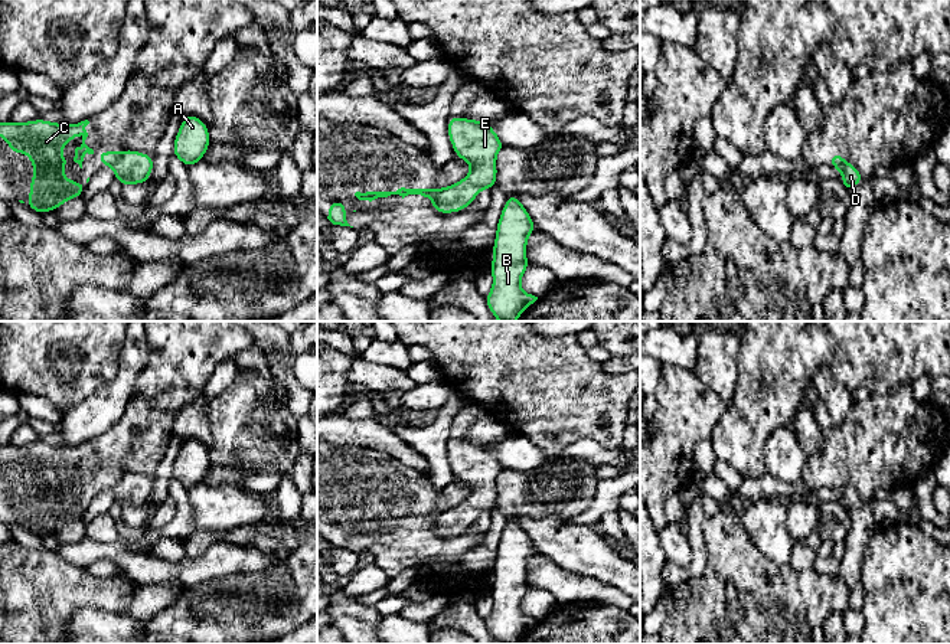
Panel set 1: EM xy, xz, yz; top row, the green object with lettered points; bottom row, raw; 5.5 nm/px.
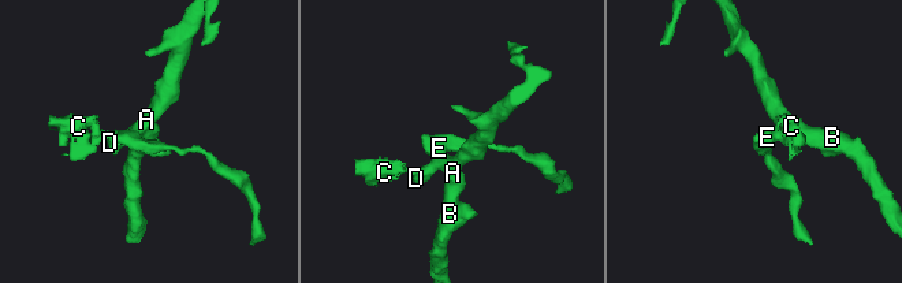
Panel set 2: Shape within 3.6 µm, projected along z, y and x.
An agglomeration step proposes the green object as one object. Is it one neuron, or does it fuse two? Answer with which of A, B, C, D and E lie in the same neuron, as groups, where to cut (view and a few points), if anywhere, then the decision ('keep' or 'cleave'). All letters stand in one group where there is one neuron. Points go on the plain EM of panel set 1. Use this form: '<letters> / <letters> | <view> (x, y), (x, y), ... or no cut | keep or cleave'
A B D E / C | xy (121, 476), (108, 487) | cleave

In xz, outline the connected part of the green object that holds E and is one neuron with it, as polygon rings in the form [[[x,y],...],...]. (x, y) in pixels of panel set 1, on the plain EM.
[[[450,439],[447,450],[456,478],[467,484],[471,493],[460,504],[432,519],[431,526],[437,536],[461,535],[483,511],[496,510],[496,480],[506,470],[486,444]]]

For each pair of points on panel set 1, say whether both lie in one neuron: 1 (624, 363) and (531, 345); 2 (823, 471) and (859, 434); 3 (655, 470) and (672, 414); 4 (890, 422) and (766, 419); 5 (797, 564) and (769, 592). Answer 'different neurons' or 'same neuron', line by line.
1: different neurons
2: same neuron
3: same neuron
4: different neurons
5: different neurons

